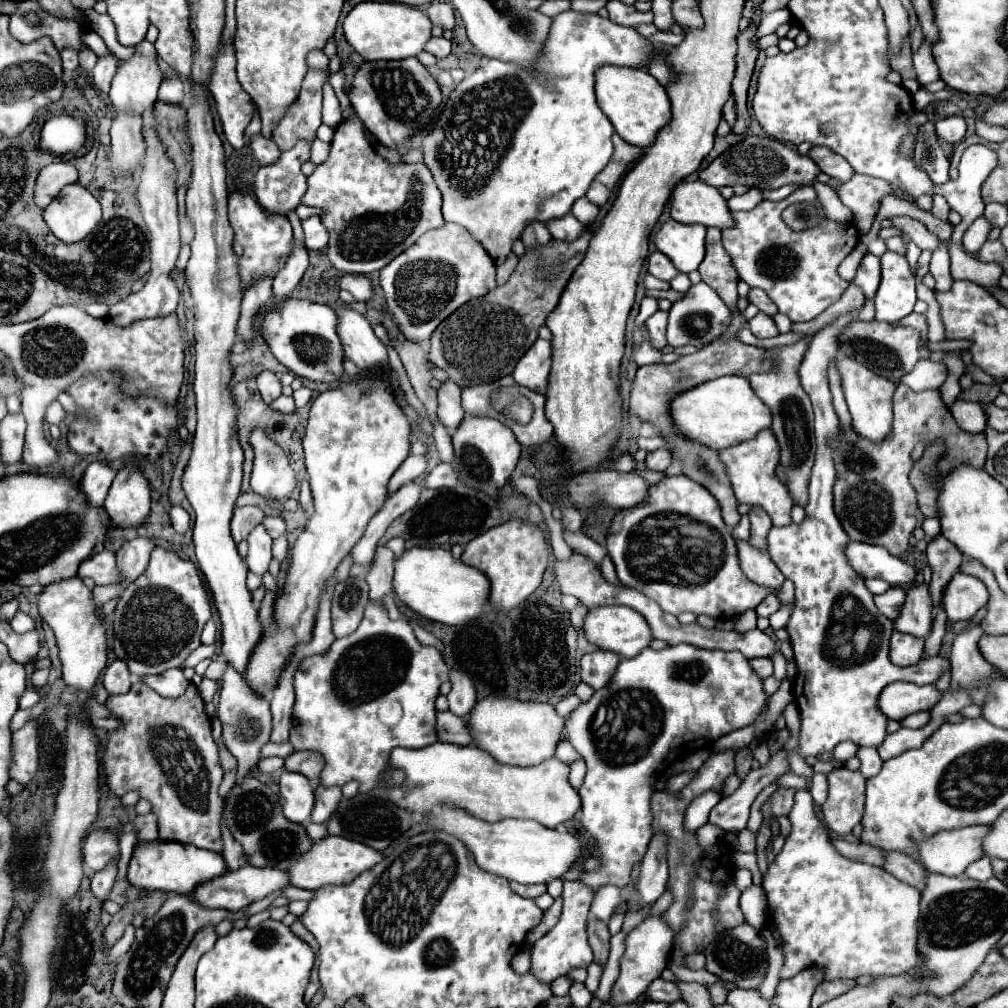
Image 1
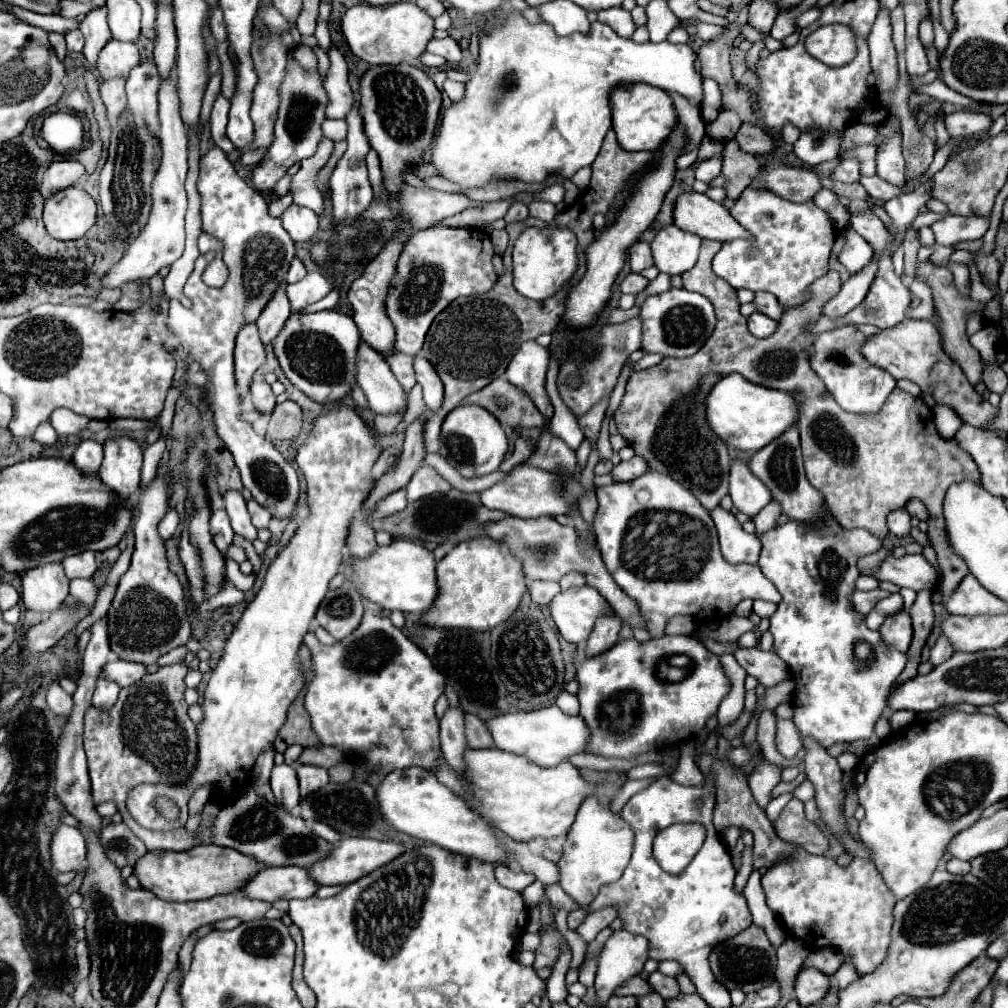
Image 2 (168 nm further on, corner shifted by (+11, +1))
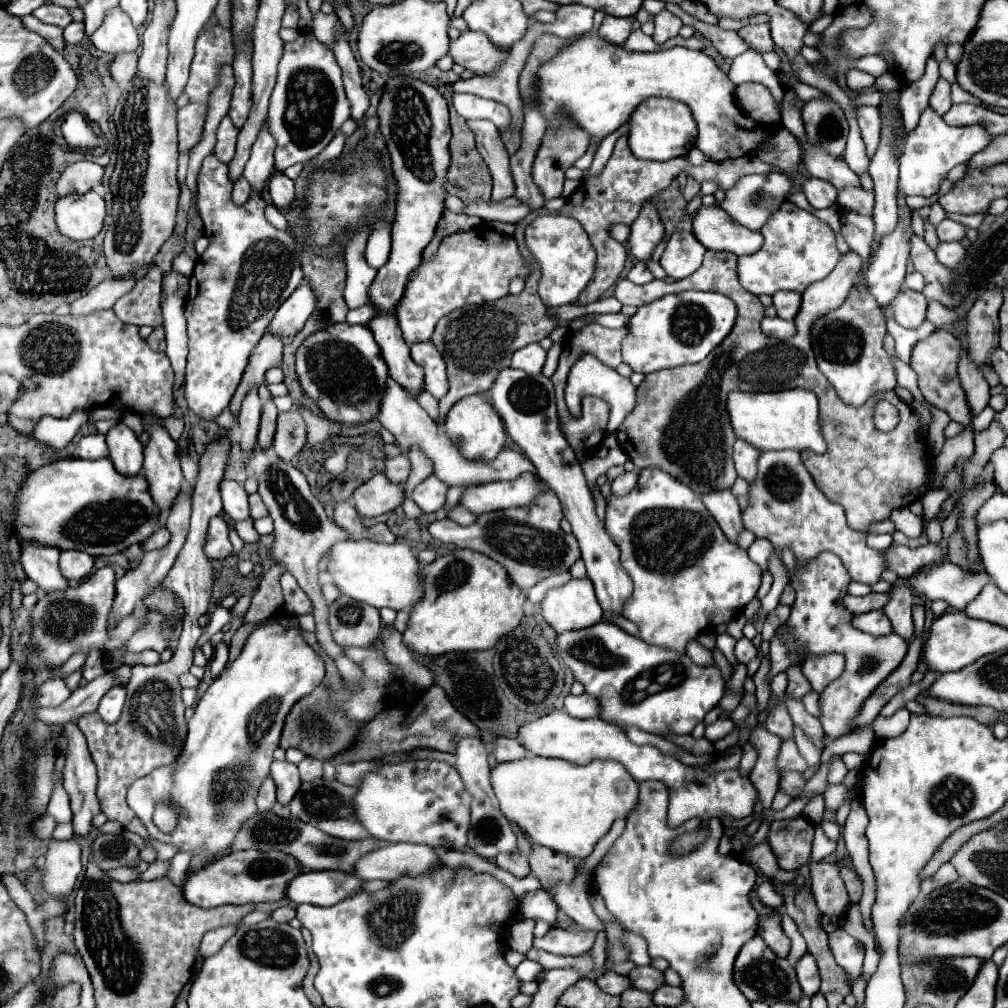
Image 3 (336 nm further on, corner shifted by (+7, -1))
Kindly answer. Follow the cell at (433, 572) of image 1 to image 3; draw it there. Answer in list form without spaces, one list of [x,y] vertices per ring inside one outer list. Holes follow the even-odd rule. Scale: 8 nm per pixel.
[[[344,540],[336,542],[328,552],[326,572],[332,574],[334,584],[342,594],[356,598],[358,602],[368,602],[374,608],[394,608],[394,610],[410,610],[416,602],[422,600],[422,564],[406,542],[394,544],[378,544],[372,540]]]

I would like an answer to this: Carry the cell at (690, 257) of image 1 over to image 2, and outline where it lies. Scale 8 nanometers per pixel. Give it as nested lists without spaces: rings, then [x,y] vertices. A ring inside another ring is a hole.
[[[674,224],[662,228],[652,242],[654,266],[670,276],[690,270],[698,260],[700,242],[698,236],[684,232]]]

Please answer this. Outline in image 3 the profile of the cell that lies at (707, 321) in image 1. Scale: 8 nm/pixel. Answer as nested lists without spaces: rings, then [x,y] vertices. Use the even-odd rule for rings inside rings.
[[[688,290],[662,296],[640,306],[630,318],[630,334],[622,342],[622,358],[634,372],[642,374],[700,362],[730,334],[734,320],[736,306],[724,294]]]

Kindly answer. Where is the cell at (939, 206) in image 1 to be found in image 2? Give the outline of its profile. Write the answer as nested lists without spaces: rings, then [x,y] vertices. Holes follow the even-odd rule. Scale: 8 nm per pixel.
[[[948,214],[944,220],[932,224],[938,246],[954,246],[962,240],[978,240],[986,234],[990,220],[988,218],[966,218]]]

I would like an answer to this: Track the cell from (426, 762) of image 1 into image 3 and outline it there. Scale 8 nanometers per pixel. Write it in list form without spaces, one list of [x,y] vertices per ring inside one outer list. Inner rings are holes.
[[[528,756],[490,768],[490,782],[500,800],[502,814],[534,844],[574,858],[590,856],[612,822],[626,818],[638,800],[638,782],[624,766],[608,760],[574,766],[564,760]]]

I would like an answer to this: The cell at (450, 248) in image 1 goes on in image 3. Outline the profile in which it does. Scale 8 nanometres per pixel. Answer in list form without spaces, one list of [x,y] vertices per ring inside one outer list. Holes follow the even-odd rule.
[[[478,226],[478,230],[454,232],[446,236],[434,258],[422,260],[414,270],[414,278],[408,282],[404,298],[398,304],[398,322],[404,332],[406,344],[428,342],[436,322],[466,304],[484,304],[508,294],[508,284],[514,276],[526,278],[528,268],[518,252],[512,236],[498,234],[490,226]]]

